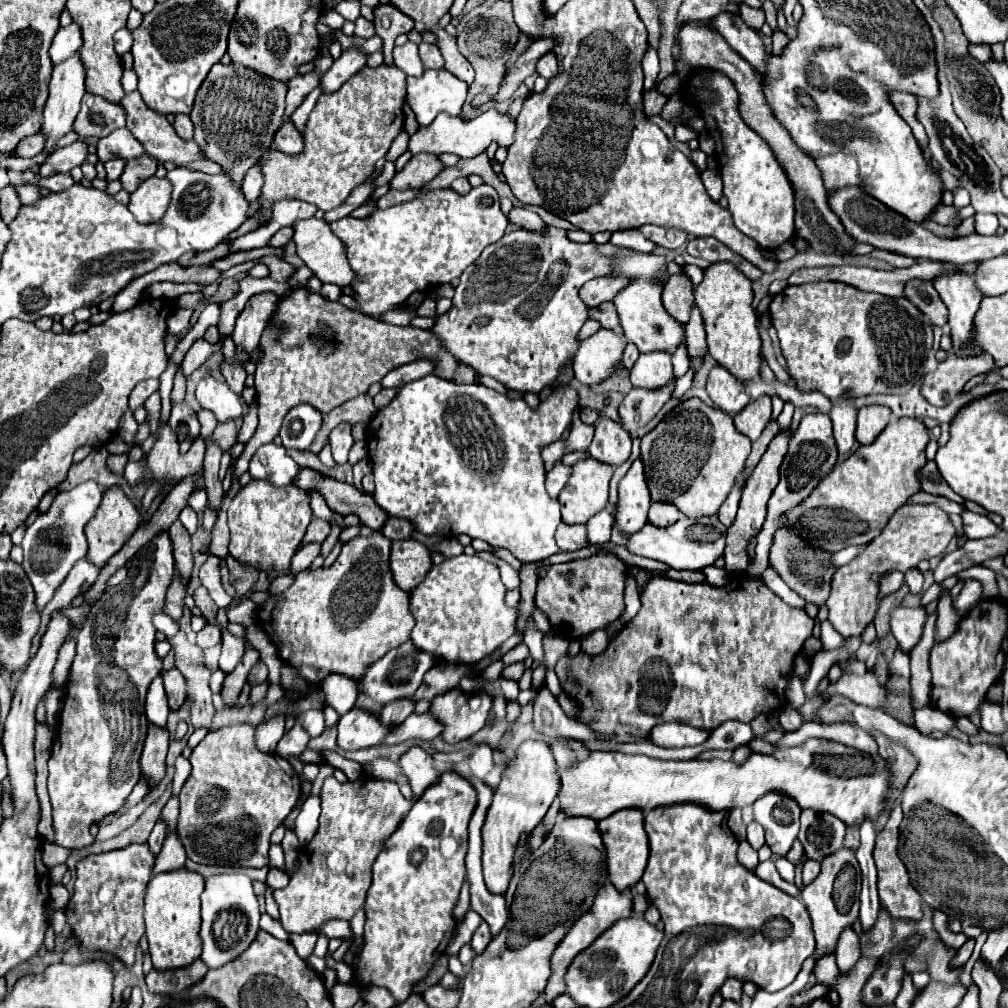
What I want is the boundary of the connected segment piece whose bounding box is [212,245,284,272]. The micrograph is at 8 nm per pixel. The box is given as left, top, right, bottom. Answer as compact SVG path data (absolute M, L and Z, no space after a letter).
M267 245L263 248L230 254L222 259L218 259L212 262L212 265L214 265L214 267L216 267L216 269L218 269L220 272L223 272L233 266L242 264L247 261L256 260L263 256L274 255L282 258L283 252L283 248L273 248Z

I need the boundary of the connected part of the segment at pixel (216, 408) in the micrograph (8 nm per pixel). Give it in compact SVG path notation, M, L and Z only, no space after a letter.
M206 377L198 383L196 399L204 409L212 411L220 423L242 415L240 397L226 383L216 381L214 377Z

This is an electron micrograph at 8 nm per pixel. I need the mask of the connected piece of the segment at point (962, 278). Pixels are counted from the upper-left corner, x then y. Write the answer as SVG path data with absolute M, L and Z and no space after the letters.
M948 273L948 277L936 277L934 289L948 307L948 325L956 355L976 355L982 349L968 349L966 341L972 335L974 313L980 307L982 293L974 285L974 277L968 273Z

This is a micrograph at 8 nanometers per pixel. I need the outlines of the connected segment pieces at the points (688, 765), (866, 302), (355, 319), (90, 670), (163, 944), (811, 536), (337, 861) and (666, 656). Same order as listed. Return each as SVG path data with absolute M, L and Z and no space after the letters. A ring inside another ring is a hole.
M808 739L802 745L792 747L792 749L778 749L768 755L752 753L742 765L736 765L732 761L722 761L722 759L662 761L662 759L652 759L646 755L624 755L620 751L592 751L588 759L576 763L570 771L560 771L560 781L562 781L562 789L558 793L560 807L568 815L584 815L592 819L604 819L612 815L614 811L620 811L626 807L638 807L638 809L650 811L654 807L674 805L674 803L700 803L712 811L722 811L722 809L746 807L754 803L760 795L772 789L778 789L794 797L802 809L828 811L840 817L846 825L854 825L854 823L860 825L864 817L874 819L884 809L888 771L886 771L882 757L878 755L864 755L856 749L844 747L830 739Z
M816 281L804 285L788 285L770 303L772 325L778 331L780 347L788 363L788 373L802 391L820 391L830 401L848 391L850 397L870 393L902 395L926 373L928 353L932 351L934 333L928 317L920 313L906 297L884 297L880 293L860 291L838 281Z
M294 287L290 295L278 303L262 333L260 351L262 357L256 363L254 383L260 425L236 461L238 477L248 469L248 461L256 449L278 435L286 413L294 405L310 403L322 413L330 413L334 407L366 393L370 385L380 381L388 371L422 357L436 359L436 375L456 383L476 383L478 375L474 369L460 365L434 333L416 327L388 325L352 311L338 301L328 301L308 287ZM322 319L326 323L324 333Z
M162 531L132 557L128 579L96 601L82 631L76 635L76 657L70 671L70 683L64 691L60 727L48 759L48 793L54 815L56 843L62 847L80 849L90 845L90 827L104 815L118 811L140 779L138 759L148 729L144 701L152 679L162 671L162 659L154 651L156 627L152 623L152 617L162 613L164 609L166 591L172 583L172 575L172 539L168 531Z
M186 867L168 873L156 873L144 897L146 937L156 969L178 969L190 965L200 957L200 895L204 891L204 877Z
M892 421L874 443L858 447L848 459L836 463L832 473L828 473L812 493L784 515L788 521L786 527L828 553L870 541L886 527L890 515L902 507L910 495L920 491L916 473L926 463L924 449L928 439L930 435L922 421Z
M334 777L324 781L322 795L322 815L320 827L314 839L302 847L298 853L298 869L290 877L288 887L276 889L272 895L280 909L280 923L288 933L318 933L330 919L350 921L358 909L364 907L366 893L372 877L372 863L384 847L384 841L398 829L400 821L410 811L412 803L402 797L400 789L392 781L378 781L370 777L360 777L356 781L338 783Z
M650 575L646 579L646 585L640 593L640 601L642 607L638 611L638 615L626 623L626 627L610 641L610 645L606 647L604 653L600 655L586 655L586 653L578 653L574 659L570 659L568 655L562 657L556 665L556 675L560 677L562 689L566 693L570 693L572 697L576 697L582 705L580 711L580 721L588 723L602 739L624 739L626 735L634 737L634 739L646 739L650 735L650 729L658 723L668 723L668 721L678 721L678 723L688 723L700 729L716 729L718 725L722 725L724 721L742 721L742 723L750 723L758 713L766 713L772 711L776 707L782 707L786 703L786 687L790 683L792 677L792 665L796 655L802 649L802 643L812 635L812 627L814 627L814 619L804 611L804 609L796 609L790 607L788 603L784 603L776 593L772 593L762 579L746 579L744 575L736 575L734 579L738 579L738 583L730 583L724 587L716 587L710 583L700 583L700 585L690 585L690 583L682 583L682 581L674 581L662 575Z

